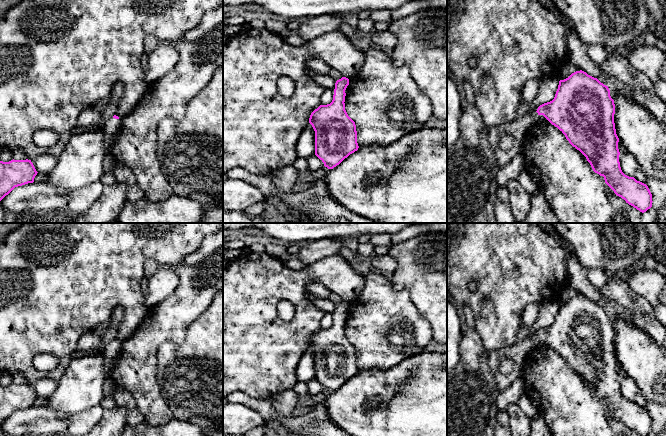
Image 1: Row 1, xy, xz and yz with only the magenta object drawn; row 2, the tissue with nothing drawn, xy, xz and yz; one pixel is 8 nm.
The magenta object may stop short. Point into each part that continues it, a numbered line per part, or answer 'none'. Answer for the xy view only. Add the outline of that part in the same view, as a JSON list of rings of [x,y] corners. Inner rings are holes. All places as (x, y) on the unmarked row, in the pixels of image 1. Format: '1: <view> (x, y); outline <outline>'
1: xy (110, 352); outline [[[112,341],[102,350],[101,353],[104,356],[104,363],[106,364],[107,371],[109,371],[109,367],[117,361],[120,349],[121,344]]]

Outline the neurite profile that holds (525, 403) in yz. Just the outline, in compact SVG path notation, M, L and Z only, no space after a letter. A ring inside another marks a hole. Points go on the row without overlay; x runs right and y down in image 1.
M523 394L519 399L516 400L516 402L530 420L532 420L534 416L538 414L536 406L528 395Z

